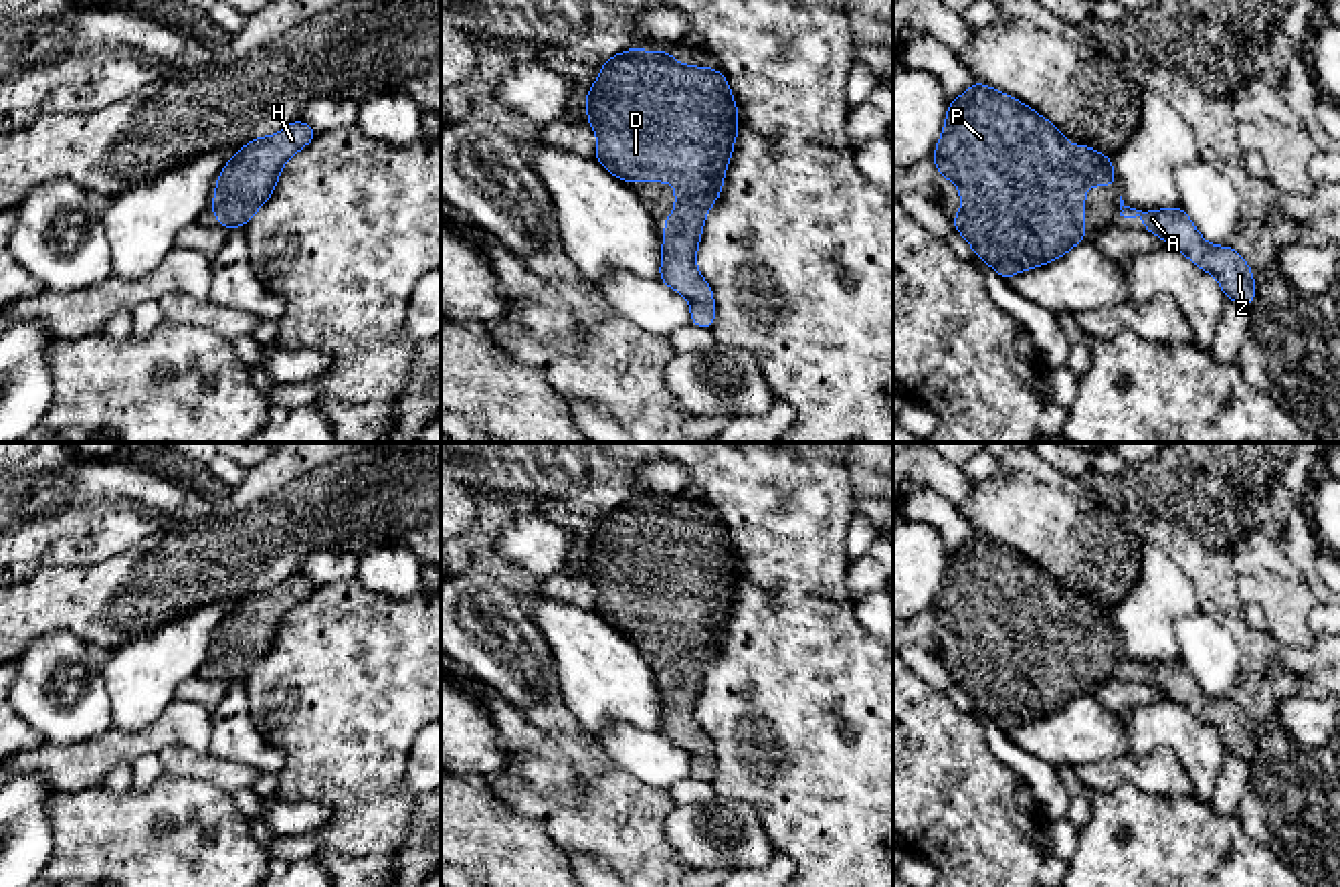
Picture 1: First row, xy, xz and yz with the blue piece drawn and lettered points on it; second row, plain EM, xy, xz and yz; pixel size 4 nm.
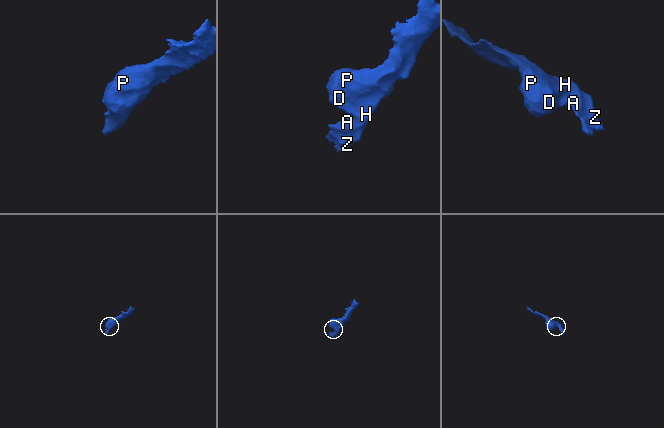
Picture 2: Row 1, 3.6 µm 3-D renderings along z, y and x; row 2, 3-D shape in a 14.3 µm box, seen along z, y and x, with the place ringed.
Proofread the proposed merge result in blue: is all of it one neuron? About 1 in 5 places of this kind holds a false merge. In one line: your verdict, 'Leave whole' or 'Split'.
Leave whole

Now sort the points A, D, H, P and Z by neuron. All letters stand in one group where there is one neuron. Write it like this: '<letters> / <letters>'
A D H P Z

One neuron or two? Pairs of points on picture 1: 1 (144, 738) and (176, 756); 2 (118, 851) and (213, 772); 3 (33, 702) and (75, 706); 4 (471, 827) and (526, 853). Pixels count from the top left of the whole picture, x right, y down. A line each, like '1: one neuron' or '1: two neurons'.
1: two neurons
2: two neurons
3: one neuron
4: one neuron

